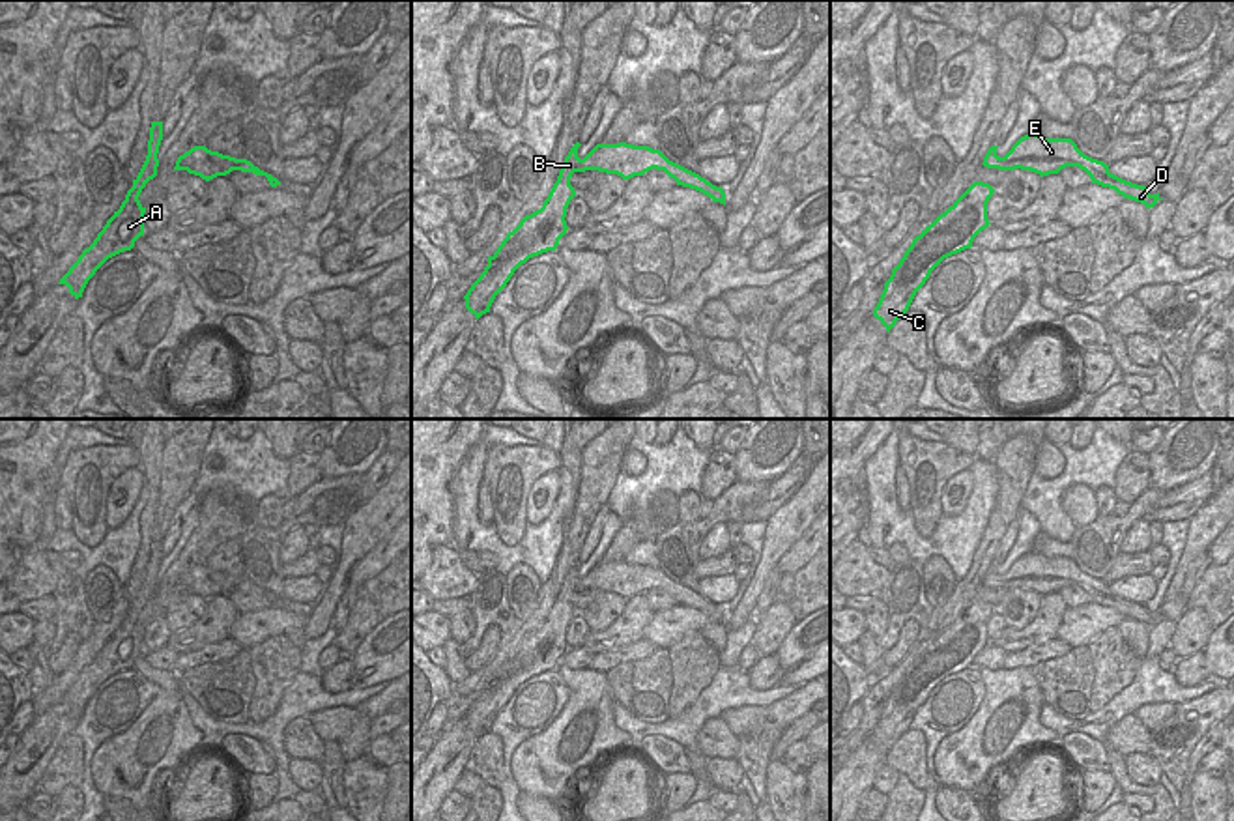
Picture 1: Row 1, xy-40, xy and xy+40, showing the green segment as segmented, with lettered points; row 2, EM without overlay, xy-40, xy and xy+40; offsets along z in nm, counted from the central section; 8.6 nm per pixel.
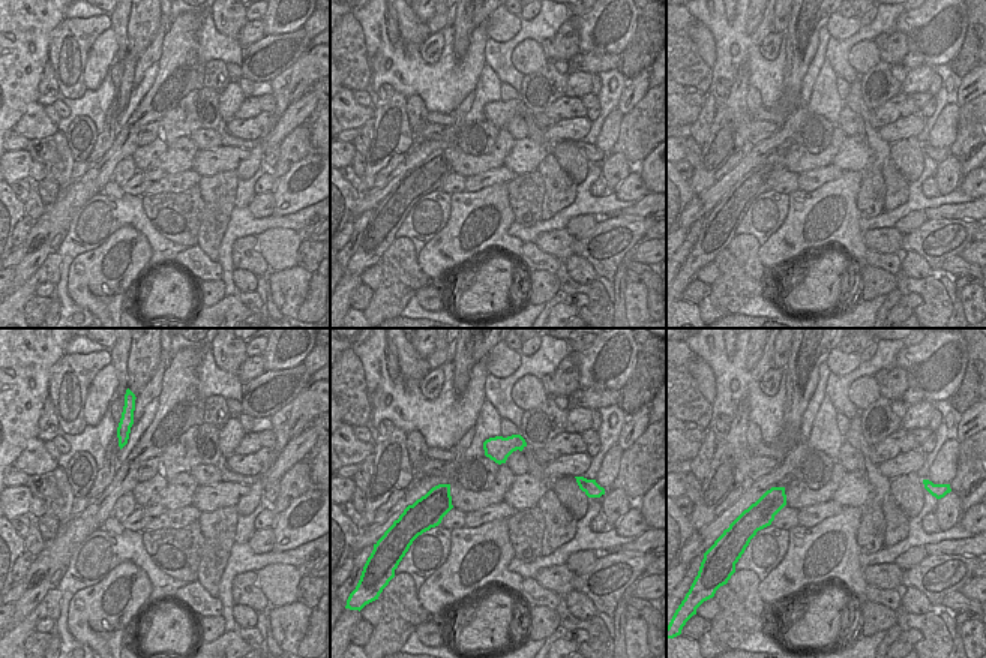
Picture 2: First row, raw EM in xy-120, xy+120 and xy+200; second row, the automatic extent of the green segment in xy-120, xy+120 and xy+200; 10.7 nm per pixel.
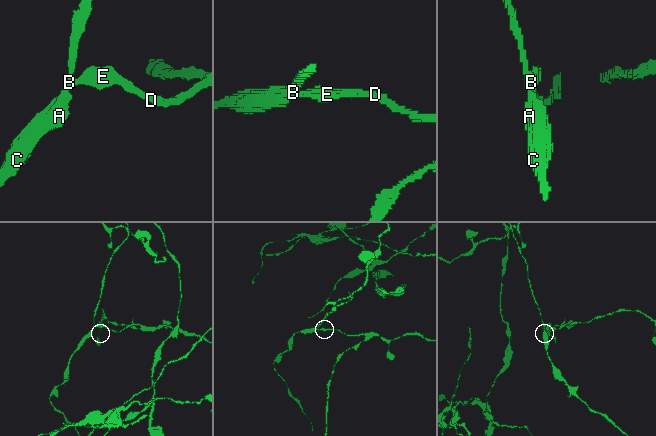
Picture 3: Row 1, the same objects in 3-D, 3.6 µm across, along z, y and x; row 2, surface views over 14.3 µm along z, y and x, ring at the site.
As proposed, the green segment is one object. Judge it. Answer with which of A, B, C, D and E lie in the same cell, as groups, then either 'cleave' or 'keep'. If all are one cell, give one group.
A B C / D E; cleave

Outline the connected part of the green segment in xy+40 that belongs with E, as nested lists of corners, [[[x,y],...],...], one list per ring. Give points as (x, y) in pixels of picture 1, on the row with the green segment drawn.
[[[1028,133],[1021,137],[1012,150],[998,157],[1002,163],[998,170],[1030,170],[1043,176],[1058,174],[1066,166],[1079,166],[1084,170],[1092,183],[1114,189],[1124,198],[1144,204],[1148,209],[1159,200],[1157,194],[1150,194],[1144,185],[1126,181],[1109,172],[1109,165],[1084,155],[1071,138],[1045,138],[1043,135]]]

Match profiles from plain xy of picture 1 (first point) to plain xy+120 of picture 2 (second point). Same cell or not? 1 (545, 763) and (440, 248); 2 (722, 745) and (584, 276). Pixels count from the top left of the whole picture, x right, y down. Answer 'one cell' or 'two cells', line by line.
1: one cell
2: two cells

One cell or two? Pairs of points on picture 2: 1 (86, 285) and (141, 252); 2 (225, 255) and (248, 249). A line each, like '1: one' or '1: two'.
1: one
2: two

